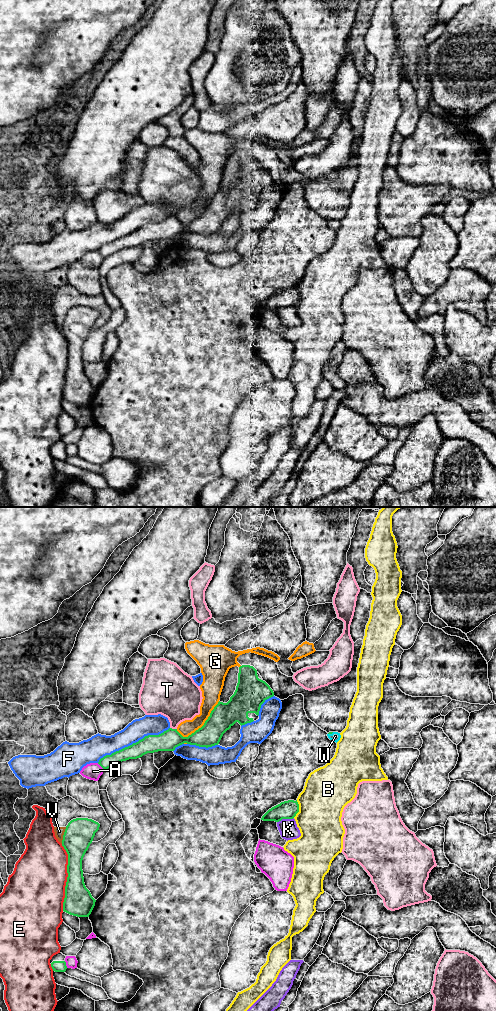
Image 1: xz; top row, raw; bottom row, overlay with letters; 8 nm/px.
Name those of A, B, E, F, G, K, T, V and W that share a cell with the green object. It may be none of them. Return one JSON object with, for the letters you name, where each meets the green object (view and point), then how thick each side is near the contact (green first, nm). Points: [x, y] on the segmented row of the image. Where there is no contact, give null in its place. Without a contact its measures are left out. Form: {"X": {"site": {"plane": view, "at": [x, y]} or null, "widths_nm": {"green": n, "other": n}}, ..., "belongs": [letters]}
{"W": {"site": {"plane": "xz", "at": [330, 733]}, "widths_nm": {"green": 20, "other": 80}}, "belongs": ["W"]}

